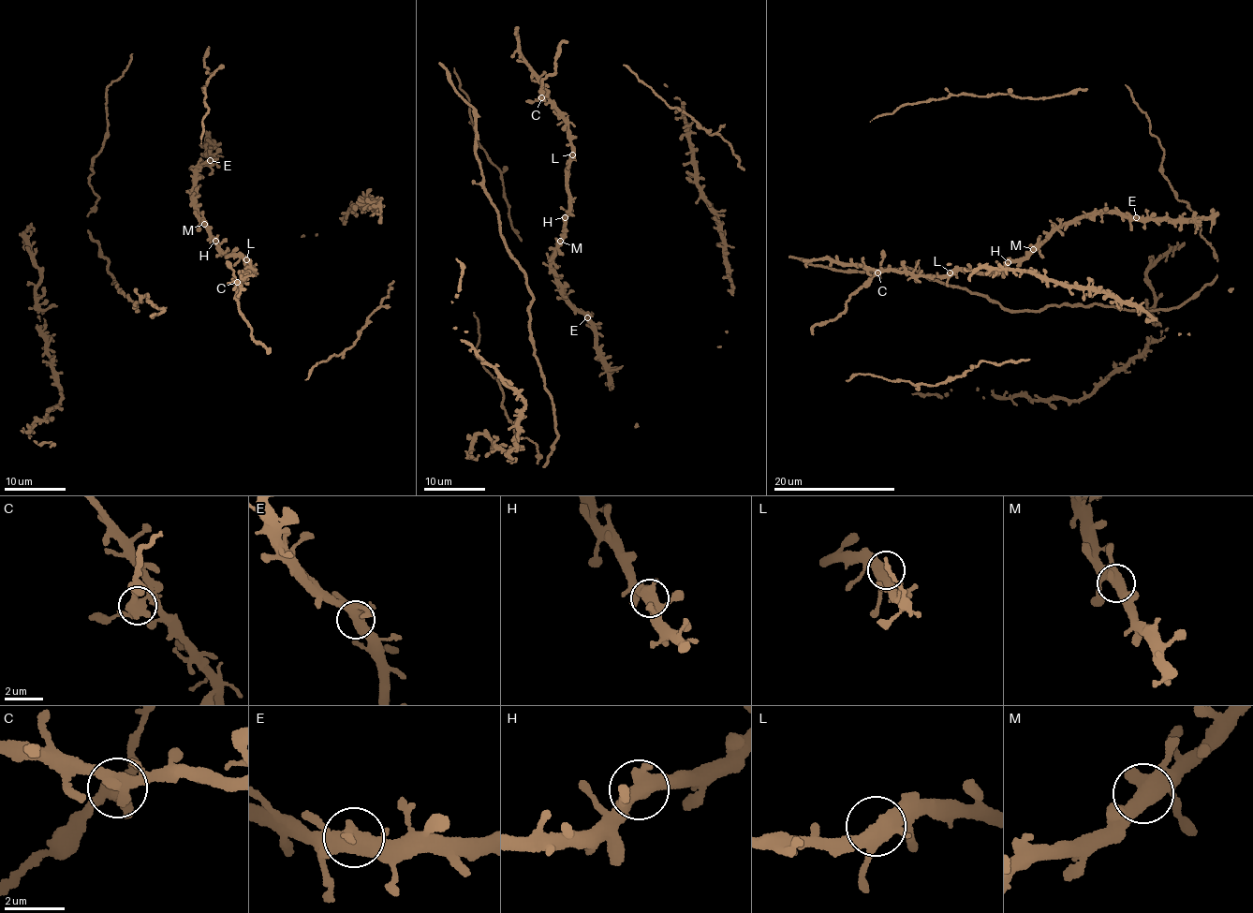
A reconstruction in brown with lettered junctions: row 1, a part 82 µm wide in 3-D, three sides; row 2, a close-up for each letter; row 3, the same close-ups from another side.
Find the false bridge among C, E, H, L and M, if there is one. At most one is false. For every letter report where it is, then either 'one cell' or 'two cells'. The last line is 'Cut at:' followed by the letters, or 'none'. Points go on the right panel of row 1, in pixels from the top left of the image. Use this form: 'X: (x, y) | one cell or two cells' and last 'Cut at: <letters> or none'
C: (877, 272) | two cells
E: (1136, 217) | one cell
H: (1008, 262) | one cell
L: (950, 272) | one cell
M: (1033, 249) | one cell
Cut at: C

